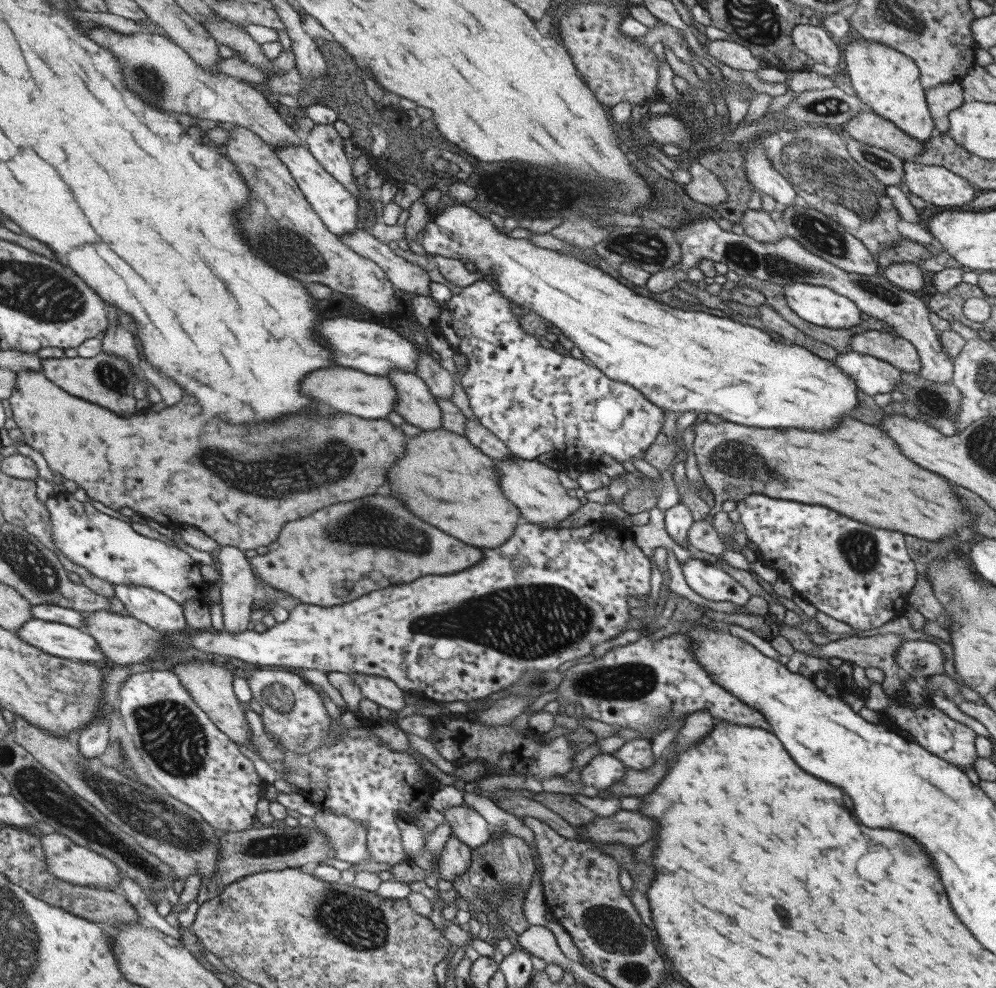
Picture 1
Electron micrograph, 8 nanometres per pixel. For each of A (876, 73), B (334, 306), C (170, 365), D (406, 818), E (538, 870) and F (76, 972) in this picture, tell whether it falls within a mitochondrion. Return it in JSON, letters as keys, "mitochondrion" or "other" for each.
{"A":"other","B":"other","C":"other","D":"other","E":"other","F":"other"}

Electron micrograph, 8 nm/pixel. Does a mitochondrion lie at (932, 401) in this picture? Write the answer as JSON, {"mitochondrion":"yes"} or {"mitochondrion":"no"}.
{"mitochondrion":"yes"}

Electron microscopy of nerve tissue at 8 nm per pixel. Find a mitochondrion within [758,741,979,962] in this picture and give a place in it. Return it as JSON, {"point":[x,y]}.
{"point":[905,847]}

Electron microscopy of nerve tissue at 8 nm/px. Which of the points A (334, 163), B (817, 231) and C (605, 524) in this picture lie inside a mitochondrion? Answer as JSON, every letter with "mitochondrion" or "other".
{"A":"other","B":"mitochondrion","C":"other"}

